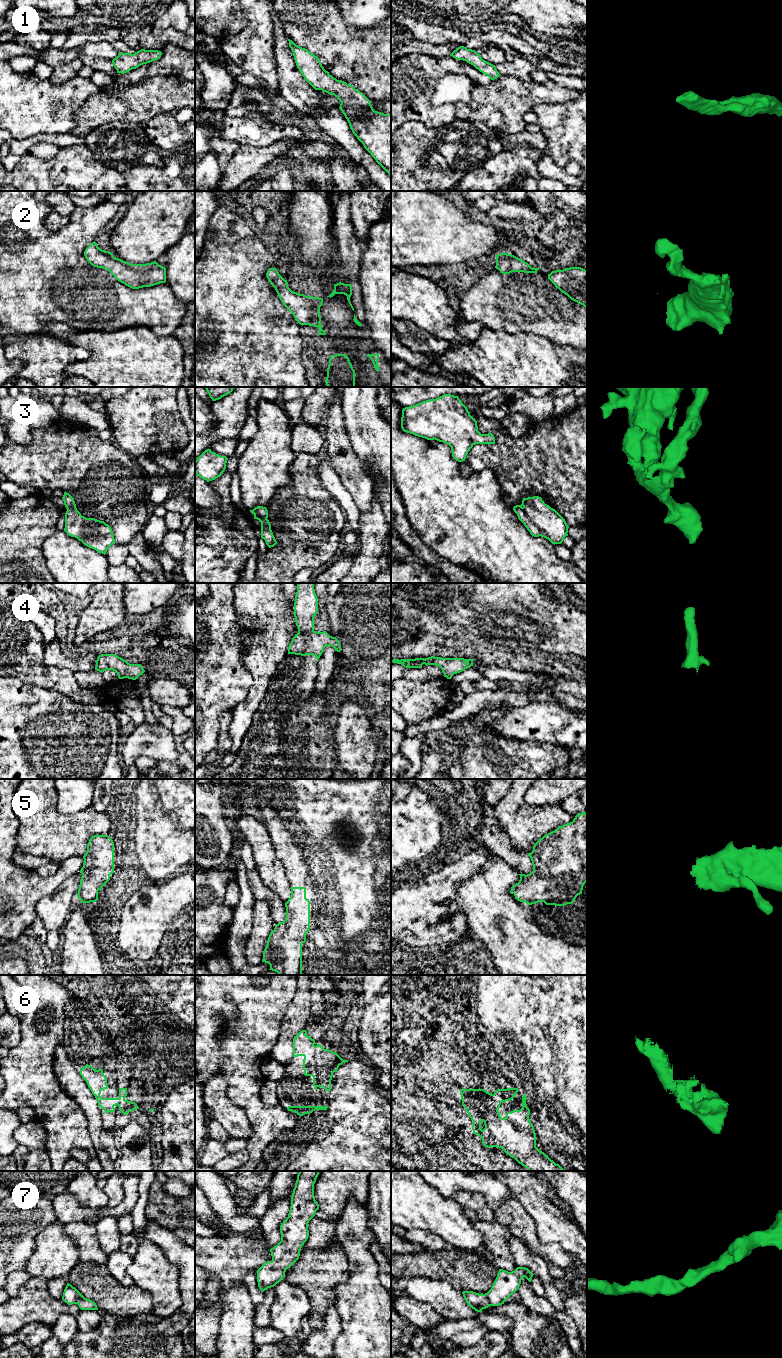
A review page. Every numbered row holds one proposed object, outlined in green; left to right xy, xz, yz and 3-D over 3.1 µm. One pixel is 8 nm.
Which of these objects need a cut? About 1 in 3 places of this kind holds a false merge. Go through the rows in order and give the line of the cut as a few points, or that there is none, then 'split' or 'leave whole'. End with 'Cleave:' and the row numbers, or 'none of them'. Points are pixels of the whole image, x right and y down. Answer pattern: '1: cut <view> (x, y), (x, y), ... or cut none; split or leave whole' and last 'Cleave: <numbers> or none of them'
1: cut none; leave whole
2: cut none; leave whole
3: cut none; leave whole
4: cut none; leave whole
5: cut none; leave whole
6: cut none; leave whole
7: cut none; leave whole
Cleave: none of them

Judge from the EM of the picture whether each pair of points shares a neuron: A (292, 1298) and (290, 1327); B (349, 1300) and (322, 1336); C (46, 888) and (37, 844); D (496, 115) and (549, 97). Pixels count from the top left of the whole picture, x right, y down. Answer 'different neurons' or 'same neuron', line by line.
A: same neuron
B: different neurons
C: different neurons
D: same neuron

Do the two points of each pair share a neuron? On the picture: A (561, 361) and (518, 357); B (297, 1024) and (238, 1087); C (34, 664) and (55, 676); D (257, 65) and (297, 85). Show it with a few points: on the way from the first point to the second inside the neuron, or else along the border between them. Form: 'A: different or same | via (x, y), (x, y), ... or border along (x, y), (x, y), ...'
A: same | via (550, 361), (529, 361)
B: different | border along (286, 1012), (280, 1025), (279, 1035)
C: same | via (39, 669), (46, 676), (50, 676)
D: different | border along (273, 52), (280, 93)

